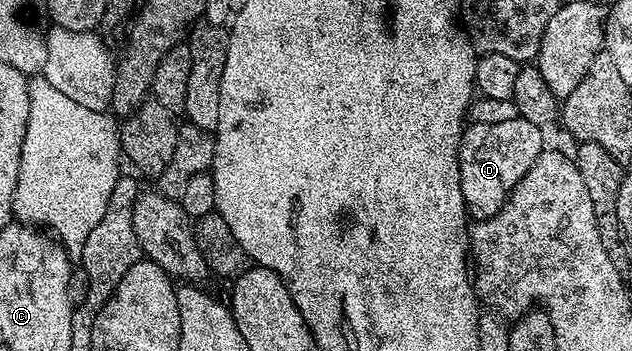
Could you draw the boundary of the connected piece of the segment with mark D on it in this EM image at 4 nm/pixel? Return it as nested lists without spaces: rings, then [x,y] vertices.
[[[517,118],[498,124],[470,122],[462,130],[459,161],[459,181],[463,189],[465,209],[474,220],[490,219],[505,207],[509,192],[523,181],[527,169],[535,165],[539,153],[546,150],[543,129],[526,119]]]

